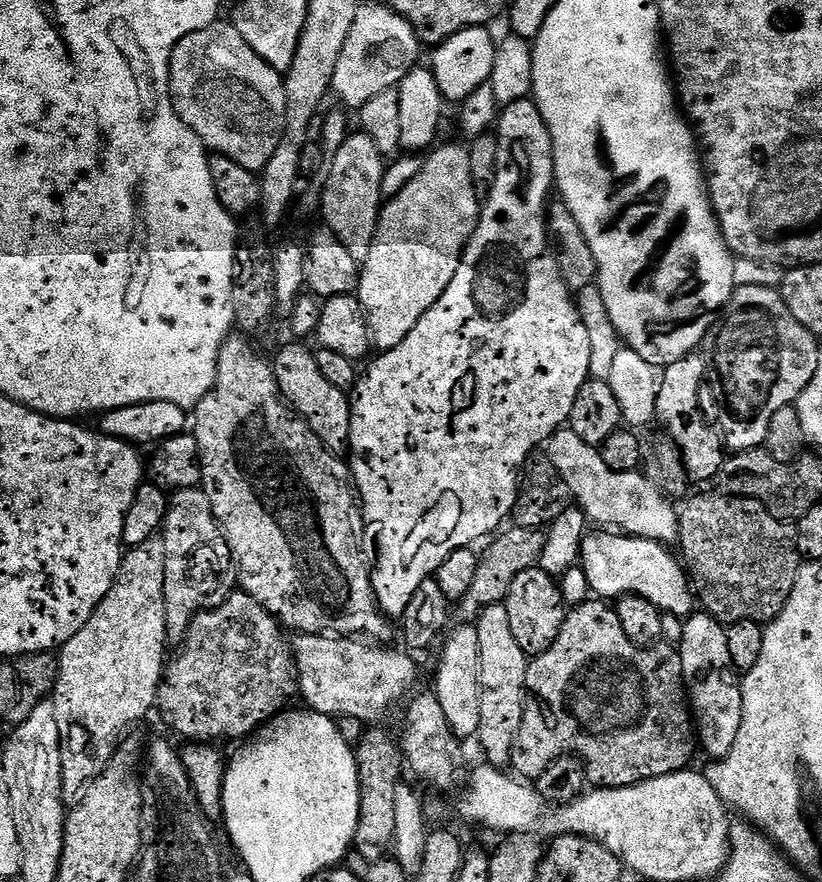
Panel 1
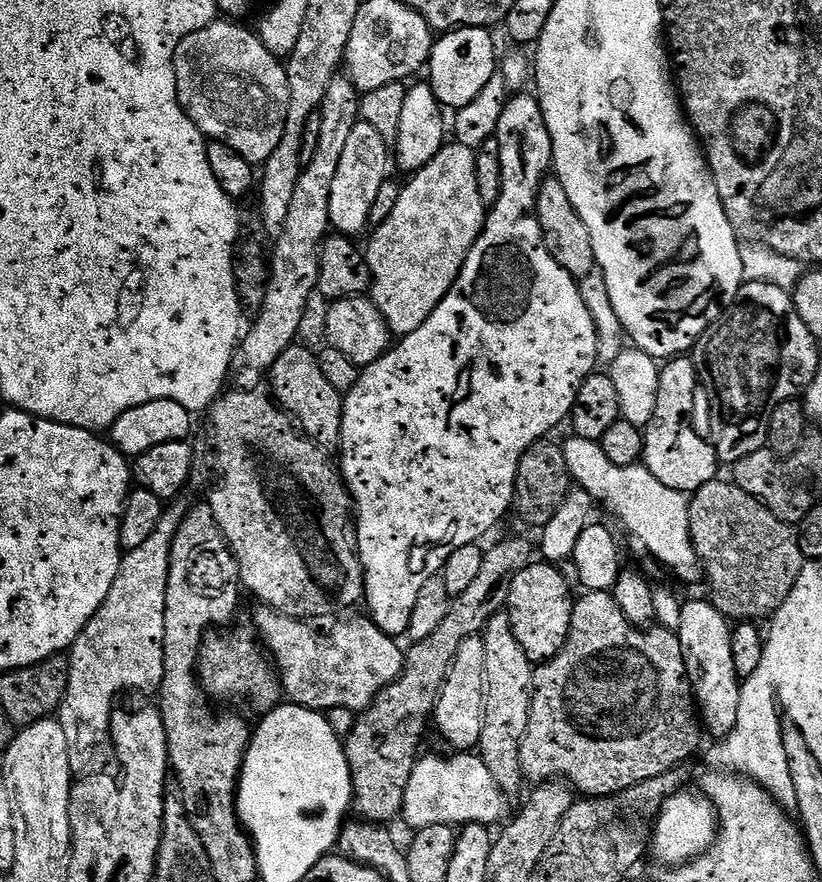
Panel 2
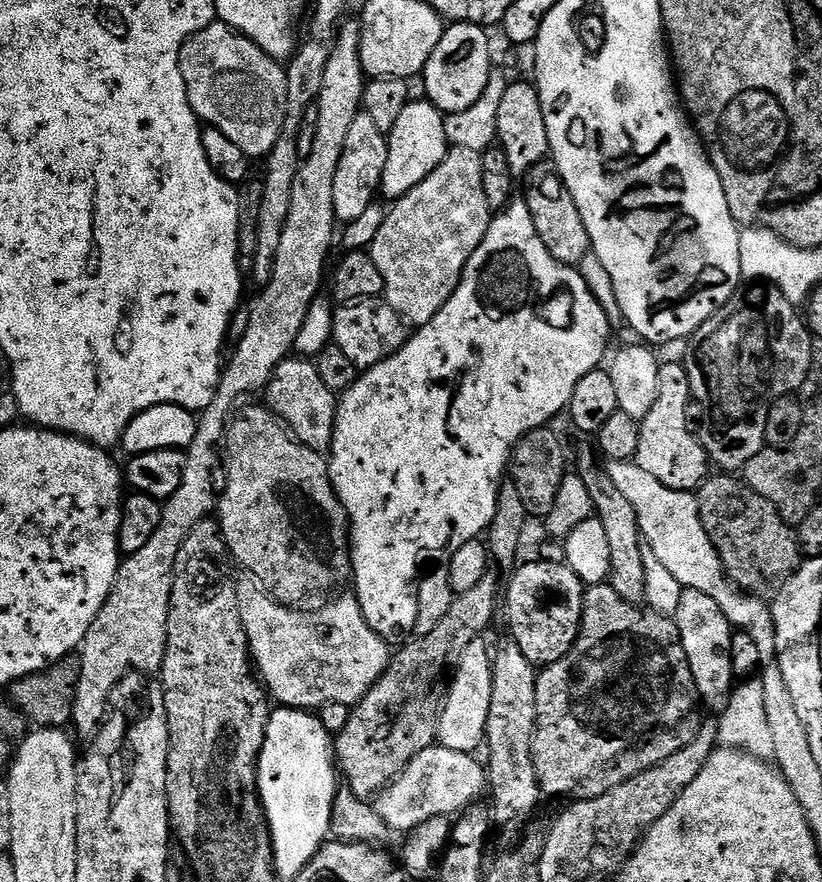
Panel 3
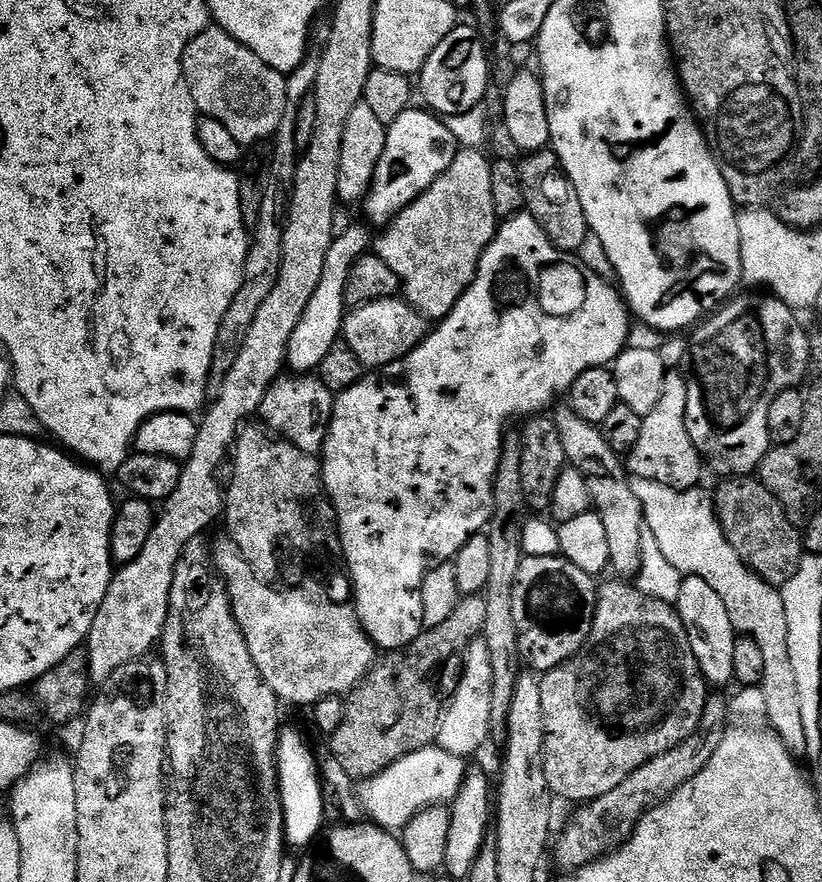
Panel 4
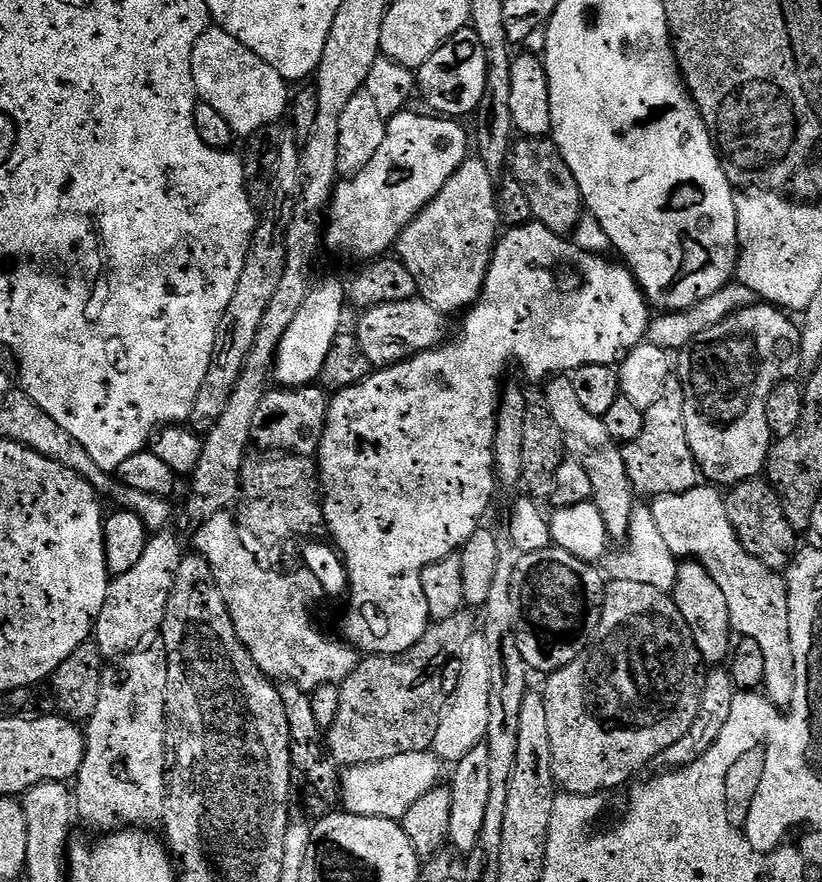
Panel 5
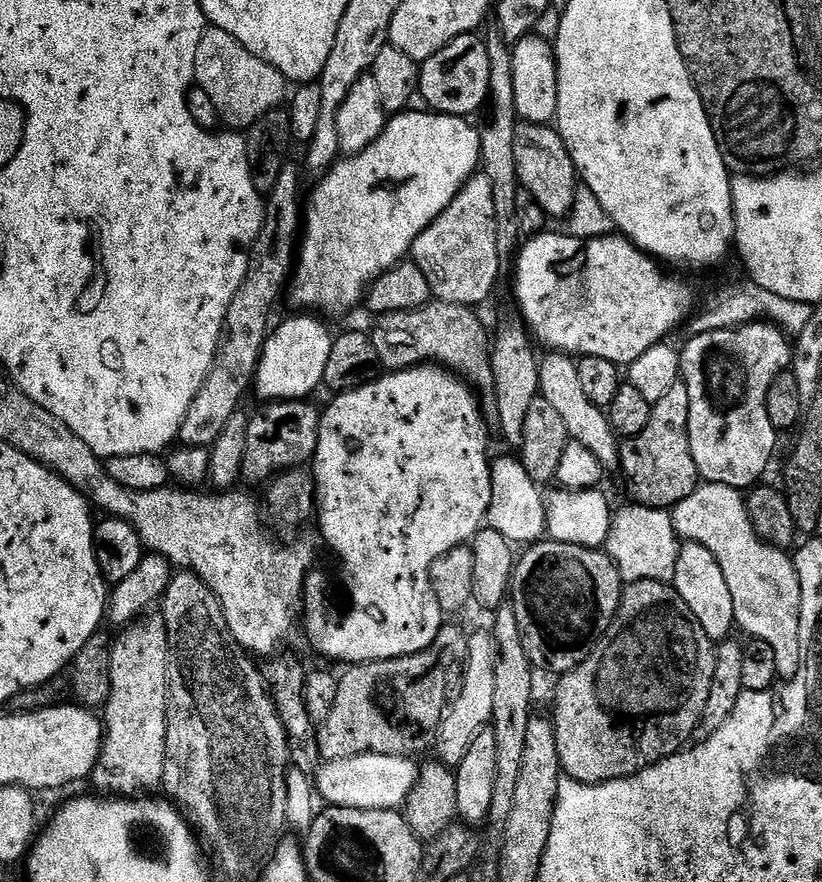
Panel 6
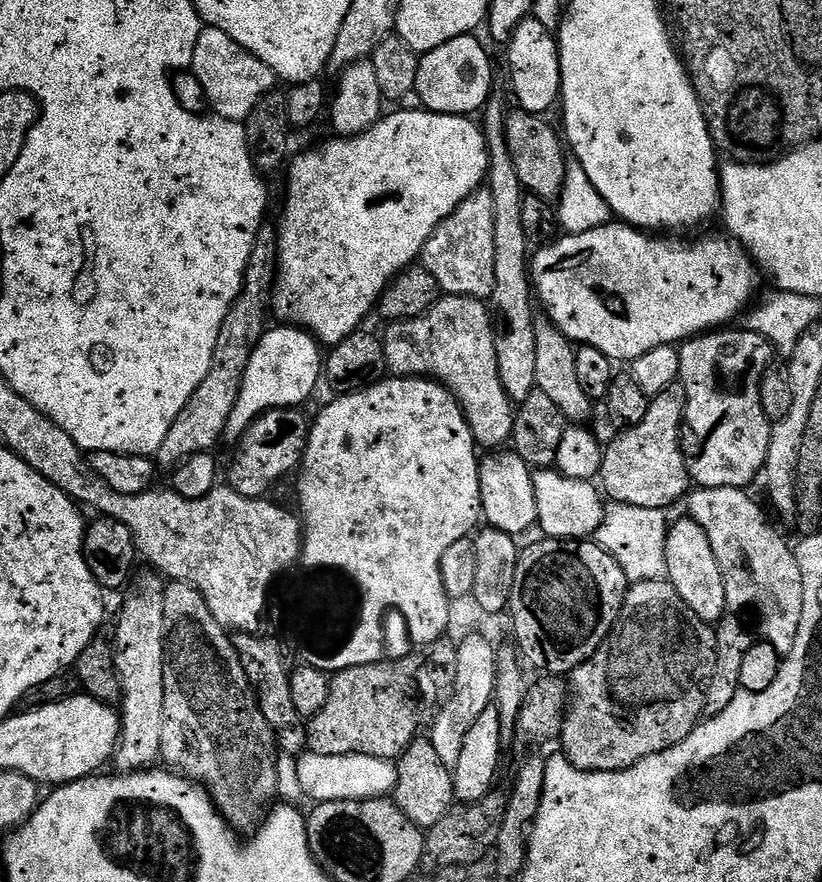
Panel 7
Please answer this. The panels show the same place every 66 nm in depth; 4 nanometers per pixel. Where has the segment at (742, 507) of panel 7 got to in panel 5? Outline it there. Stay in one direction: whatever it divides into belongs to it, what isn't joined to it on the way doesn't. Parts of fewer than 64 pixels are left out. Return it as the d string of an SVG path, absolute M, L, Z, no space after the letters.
M697 486L686 490L682 494L658 496L651 501L650 507L654 520L658 522L658 530L662 538L666 538L666 546L677 558L691 558L695 563L701 564L714 582L718 582L718 590L726 597L726 606L730 609L730 622L733 633L743 638L754 638L766 657L766 678L762 689L763 695L768 697L770 703L781 710L788 710L796 700L796 656L798 650L792 645L790 638L790 610L788 609L788 585L785 577L779 571L772 571L758 558L752 557L743 548L739 535L727 514L725 497L721 489L716 486Z

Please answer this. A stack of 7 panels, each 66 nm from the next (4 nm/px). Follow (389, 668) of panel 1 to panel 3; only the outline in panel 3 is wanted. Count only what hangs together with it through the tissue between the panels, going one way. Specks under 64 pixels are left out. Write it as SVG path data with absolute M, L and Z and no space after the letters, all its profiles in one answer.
M251 578L241 579L239 583L237 583L236 597L238 598L238 610L242 618L242 626L246 630L251 663L254 665L255 671L258 673L259 679L262 681L269 697L271 697L277 705L285 708L299 708L301 710L319 710L323 704L329 704L330 702L342 702L349 706L355 706L374 686L374 682L378 682L378 678L382 678L382 674L388 668L390 663L390 651L388 652L388 648L390 648L389 641L383 640L383 638L368 625L360 609L359 602L351 595L344 596L341 600L336 600L333 604L328 604L325 608L318 609L316 616L314 613L304 612L308 610L301 610L296 606L279 604L274 597L268 595L268 593Z

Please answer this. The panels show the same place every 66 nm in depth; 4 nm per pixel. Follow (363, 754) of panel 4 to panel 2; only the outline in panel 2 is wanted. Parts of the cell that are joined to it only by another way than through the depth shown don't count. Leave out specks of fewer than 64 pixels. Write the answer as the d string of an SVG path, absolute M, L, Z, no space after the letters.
M500 540L492 549L489 547L475 581L453 599L442 626L438 626L430 638L407 649L404 669L398 679L383 688L372 705L357 715L354 730L350 730L343 745L352 775L354 808L360 811L357 812L359 819L388 826L392 819L401 815L407 783L422 752L420 743L428 732L428 724L430 728L454 654L466 638L481 635L494 614L505 611L510 586L530 562L528 555L531 552L534 552L534 544L528 540Z

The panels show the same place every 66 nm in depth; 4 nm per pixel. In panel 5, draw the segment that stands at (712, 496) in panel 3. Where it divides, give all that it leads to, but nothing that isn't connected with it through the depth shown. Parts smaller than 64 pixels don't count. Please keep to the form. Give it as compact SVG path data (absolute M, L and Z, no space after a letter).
M760 476L733 485L729 492L725 499L727 514L743 548L772 571L785 571L795 559L800 542L797 532L786 518L786 512L777 492L767 479Z

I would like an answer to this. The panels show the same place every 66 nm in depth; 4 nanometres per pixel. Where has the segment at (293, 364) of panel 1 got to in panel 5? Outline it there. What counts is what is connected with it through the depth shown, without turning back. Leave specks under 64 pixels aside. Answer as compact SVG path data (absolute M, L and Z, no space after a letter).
M316 384L301 388L273 387L265 392L254 414L252 444L268 454L315 457L320 451L322 434L328 421L329 393Z

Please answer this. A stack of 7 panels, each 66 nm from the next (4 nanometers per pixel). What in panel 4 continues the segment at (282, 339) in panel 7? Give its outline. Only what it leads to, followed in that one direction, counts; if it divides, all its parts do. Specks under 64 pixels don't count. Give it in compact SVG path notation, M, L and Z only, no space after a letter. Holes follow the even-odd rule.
M356 224L341 231L326 250L326 266L322 266L322 282L318 282L318 290L314 290L314 298L310 298L310 306L306 306L306 314L302 314L302 322L290 338L287 367L296 374L312 374L319 369L322 358L330 354L330 350L341 339L344 330L346 305L346 282L350 278L350 270L359 256L365 255L373 247L374 232L371 227L363 228ZM369 228L369 229L368 229ZM341 235L341 236L340 236Z

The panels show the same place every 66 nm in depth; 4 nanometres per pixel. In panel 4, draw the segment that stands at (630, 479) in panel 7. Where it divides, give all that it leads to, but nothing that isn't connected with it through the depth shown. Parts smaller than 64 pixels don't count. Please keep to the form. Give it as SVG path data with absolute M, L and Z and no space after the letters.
M665 371L662 398L650 415L644 417L642 434L626 456L627 471L638 480L653 480L671 488L695 488L701 483L700 464L702 468L700 451L688 433L685 373Z

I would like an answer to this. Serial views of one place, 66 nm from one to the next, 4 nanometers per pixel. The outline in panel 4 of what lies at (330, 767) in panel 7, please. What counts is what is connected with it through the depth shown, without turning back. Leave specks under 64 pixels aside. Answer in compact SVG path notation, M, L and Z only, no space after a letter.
M437 745L415 751L386 770L361 781L358 795L367 817L389 830L402 830L410 818L424 809L447 805L458 794L466 771L465 757L455 756Z

